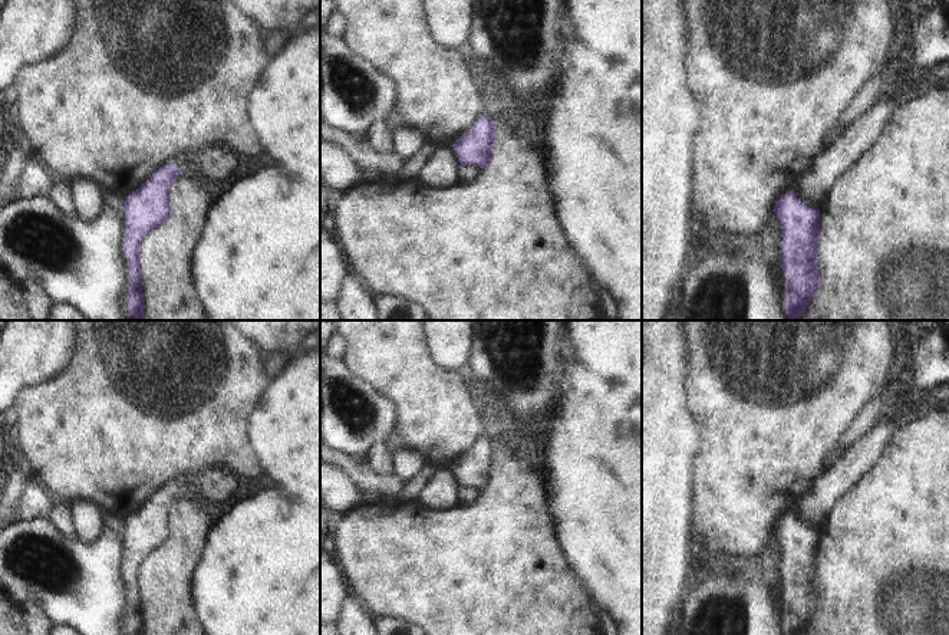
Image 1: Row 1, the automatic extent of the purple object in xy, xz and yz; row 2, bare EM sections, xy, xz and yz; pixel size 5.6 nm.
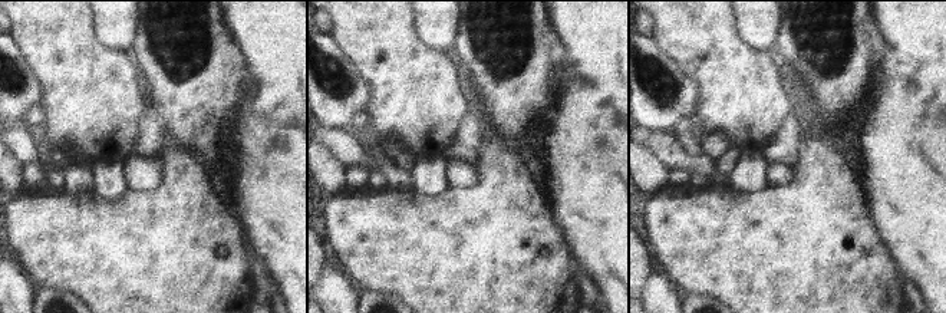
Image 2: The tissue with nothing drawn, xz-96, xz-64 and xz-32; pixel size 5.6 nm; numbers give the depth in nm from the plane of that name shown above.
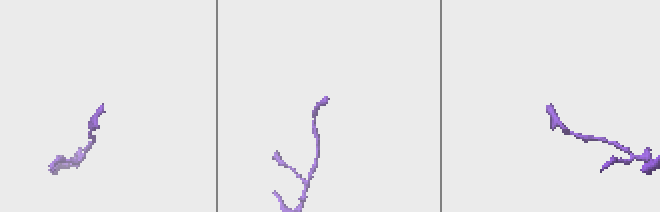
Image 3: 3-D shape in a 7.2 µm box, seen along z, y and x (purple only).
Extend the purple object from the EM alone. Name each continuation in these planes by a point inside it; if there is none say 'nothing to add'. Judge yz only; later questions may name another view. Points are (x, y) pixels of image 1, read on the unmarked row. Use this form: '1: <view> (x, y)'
nothing to add

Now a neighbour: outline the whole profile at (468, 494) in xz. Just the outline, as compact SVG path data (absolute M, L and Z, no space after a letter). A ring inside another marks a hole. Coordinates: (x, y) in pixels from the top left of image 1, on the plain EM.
M461 487L461 500L465 506L471 506L481 499L482 491L484 490L474 487Z

